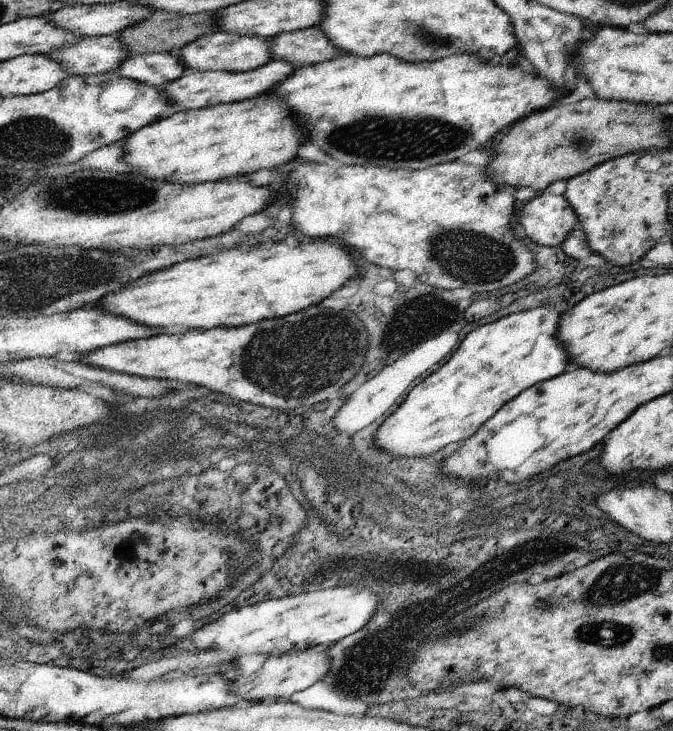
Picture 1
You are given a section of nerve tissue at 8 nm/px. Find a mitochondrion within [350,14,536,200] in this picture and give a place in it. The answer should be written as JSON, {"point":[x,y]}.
{"point":[424,37]}

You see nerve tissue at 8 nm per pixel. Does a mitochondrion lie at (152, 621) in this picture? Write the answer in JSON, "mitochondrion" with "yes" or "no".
{"mitochondrion":"no"}

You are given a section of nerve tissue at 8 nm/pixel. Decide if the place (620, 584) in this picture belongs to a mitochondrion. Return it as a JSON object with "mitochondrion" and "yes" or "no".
{"mitochondrion":"yes"}

